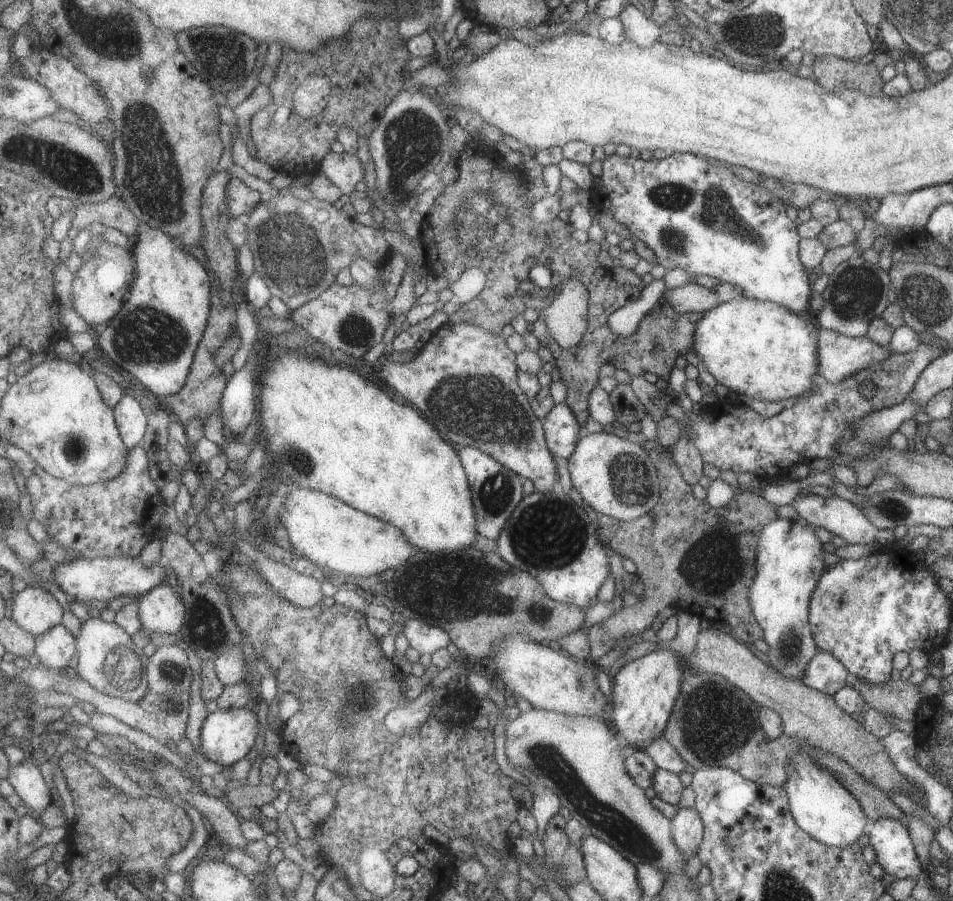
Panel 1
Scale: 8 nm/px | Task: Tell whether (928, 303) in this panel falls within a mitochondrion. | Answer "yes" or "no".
yes

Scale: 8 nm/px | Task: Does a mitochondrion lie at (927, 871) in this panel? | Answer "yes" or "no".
no

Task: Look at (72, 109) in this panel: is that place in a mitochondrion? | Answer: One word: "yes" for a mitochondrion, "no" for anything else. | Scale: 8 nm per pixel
no

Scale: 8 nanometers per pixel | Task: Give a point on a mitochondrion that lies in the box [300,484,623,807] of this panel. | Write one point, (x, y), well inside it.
(550, 532)

